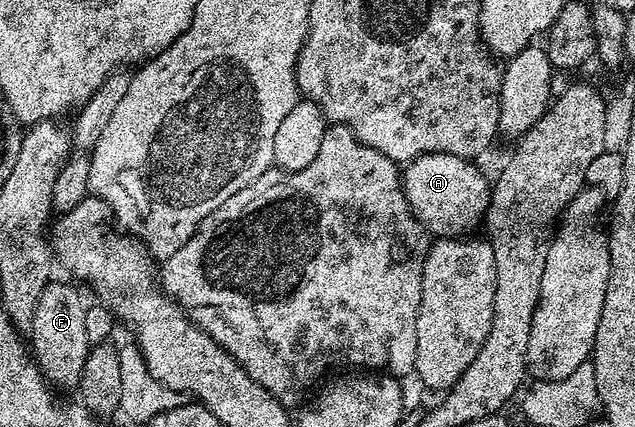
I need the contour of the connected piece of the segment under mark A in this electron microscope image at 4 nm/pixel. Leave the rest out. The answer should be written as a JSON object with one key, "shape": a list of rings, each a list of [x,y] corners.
{"shape":[[[422,155],[419,159],[411,159],[401,172],[402,192],[406,195],[408,205],[415,219],[434,237],[462,237],[469,227],[483,222],[485,213],[490,208],[491,184],[474,168],[473,162],[455,155]]]}

